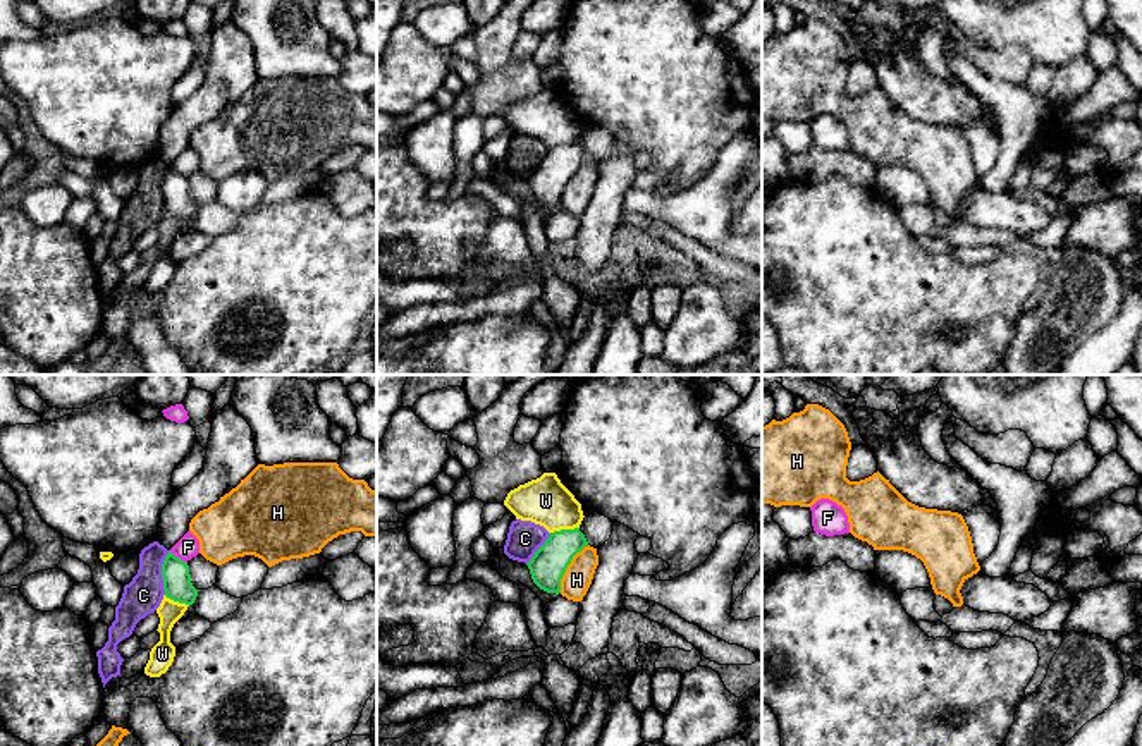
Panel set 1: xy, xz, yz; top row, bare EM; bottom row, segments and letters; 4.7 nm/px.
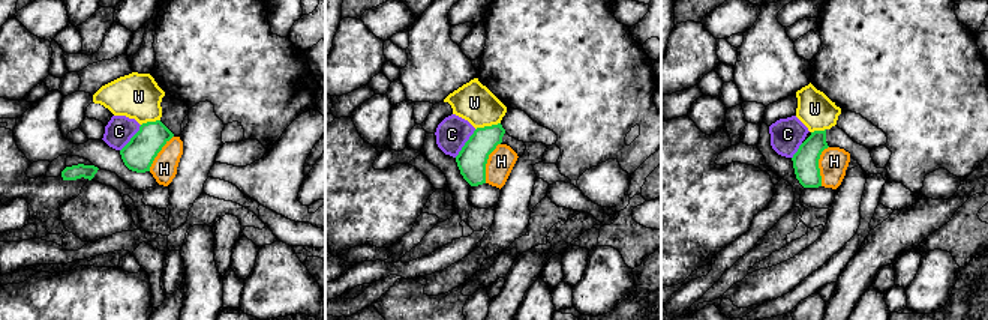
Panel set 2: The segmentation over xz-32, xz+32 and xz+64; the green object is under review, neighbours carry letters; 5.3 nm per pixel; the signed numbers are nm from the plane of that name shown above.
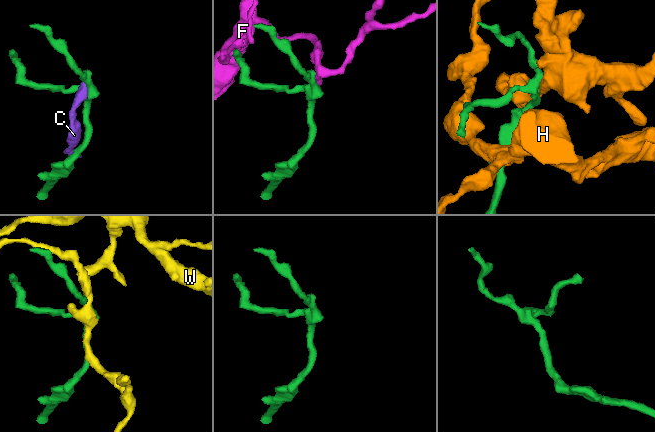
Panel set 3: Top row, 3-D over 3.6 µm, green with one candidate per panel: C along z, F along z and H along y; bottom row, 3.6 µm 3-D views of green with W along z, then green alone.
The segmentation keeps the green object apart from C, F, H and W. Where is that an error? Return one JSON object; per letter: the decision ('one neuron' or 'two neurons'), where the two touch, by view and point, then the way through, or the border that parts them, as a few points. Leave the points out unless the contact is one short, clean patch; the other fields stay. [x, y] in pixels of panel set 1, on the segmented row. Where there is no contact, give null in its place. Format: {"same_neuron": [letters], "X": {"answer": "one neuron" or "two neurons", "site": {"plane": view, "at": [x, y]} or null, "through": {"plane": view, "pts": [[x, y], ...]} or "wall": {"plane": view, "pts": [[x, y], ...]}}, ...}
{"same_neuron": [], "C": {"answer": "two neurons", "site": {"plane": "xy", "at": [162, 573]}}, "F": {"answer": "two neurons", "site": {"plane": "xy", "at": [178, 557]}}, "H": {"answer": "two neurons", "site": {"plane": "xz", "at": [566, 568]}}, "W": {"answer": "two neurons", "site": {"plane": "xz", "at": [564, 530]}}}

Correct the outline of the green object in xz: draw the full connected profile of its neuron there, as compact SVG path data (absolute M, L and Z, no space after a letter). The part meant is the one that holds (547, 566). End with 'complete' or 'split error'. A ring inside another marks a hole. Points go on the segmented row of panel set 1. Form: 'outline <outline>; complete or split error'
outline M580 528L550 533L526 564L533 583L547 593L559 595L568 566L585 547L588 547L588 541Z; complete

